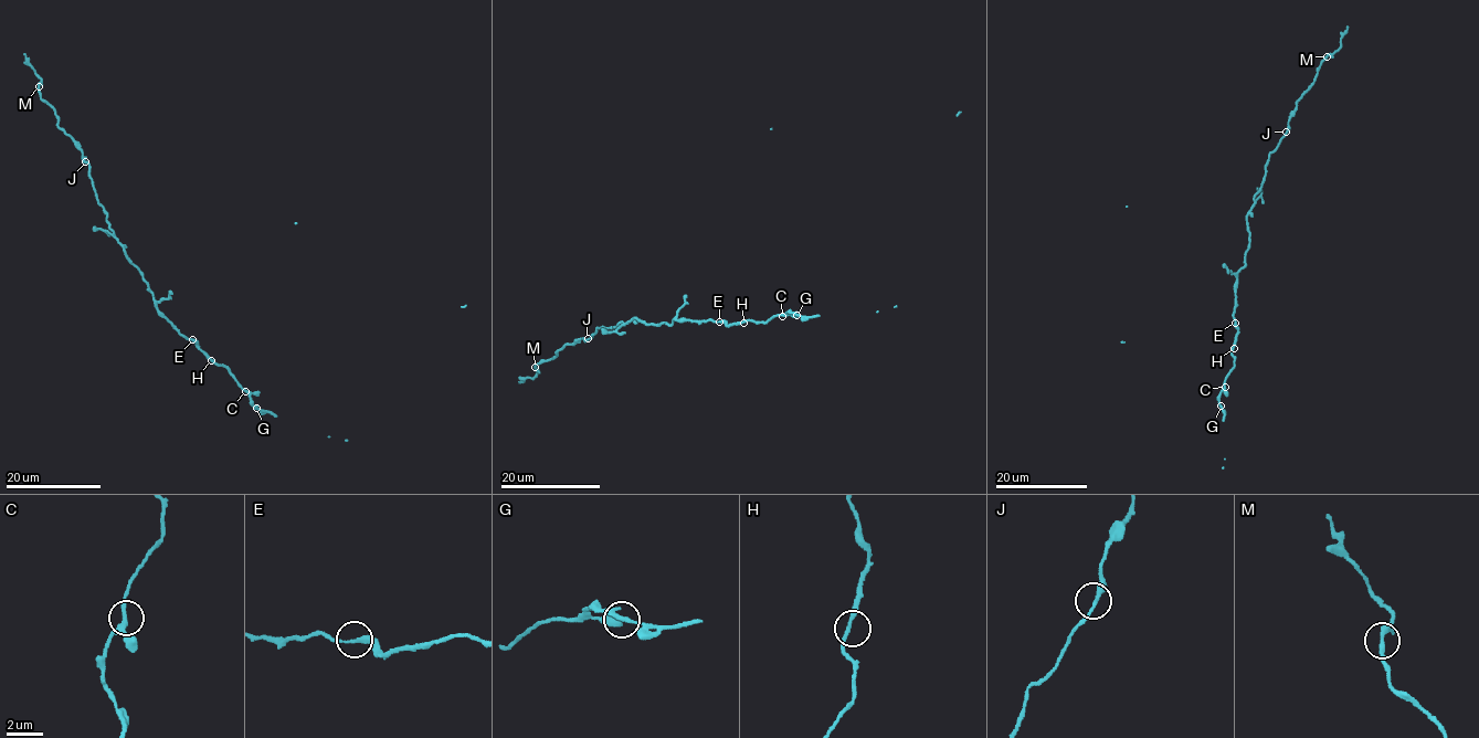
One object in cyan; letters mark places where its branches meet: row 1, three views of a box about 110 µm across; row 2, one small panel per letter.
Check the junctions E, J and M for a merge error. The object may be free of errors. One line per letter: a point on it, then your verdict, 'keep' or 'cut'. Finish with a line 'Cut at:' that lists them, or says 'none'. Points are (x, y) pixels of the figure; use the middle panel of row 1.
E: place (719, 322); keep
J: place (588, 338); keep
M: place (535, 367); keep
Cut at: none

